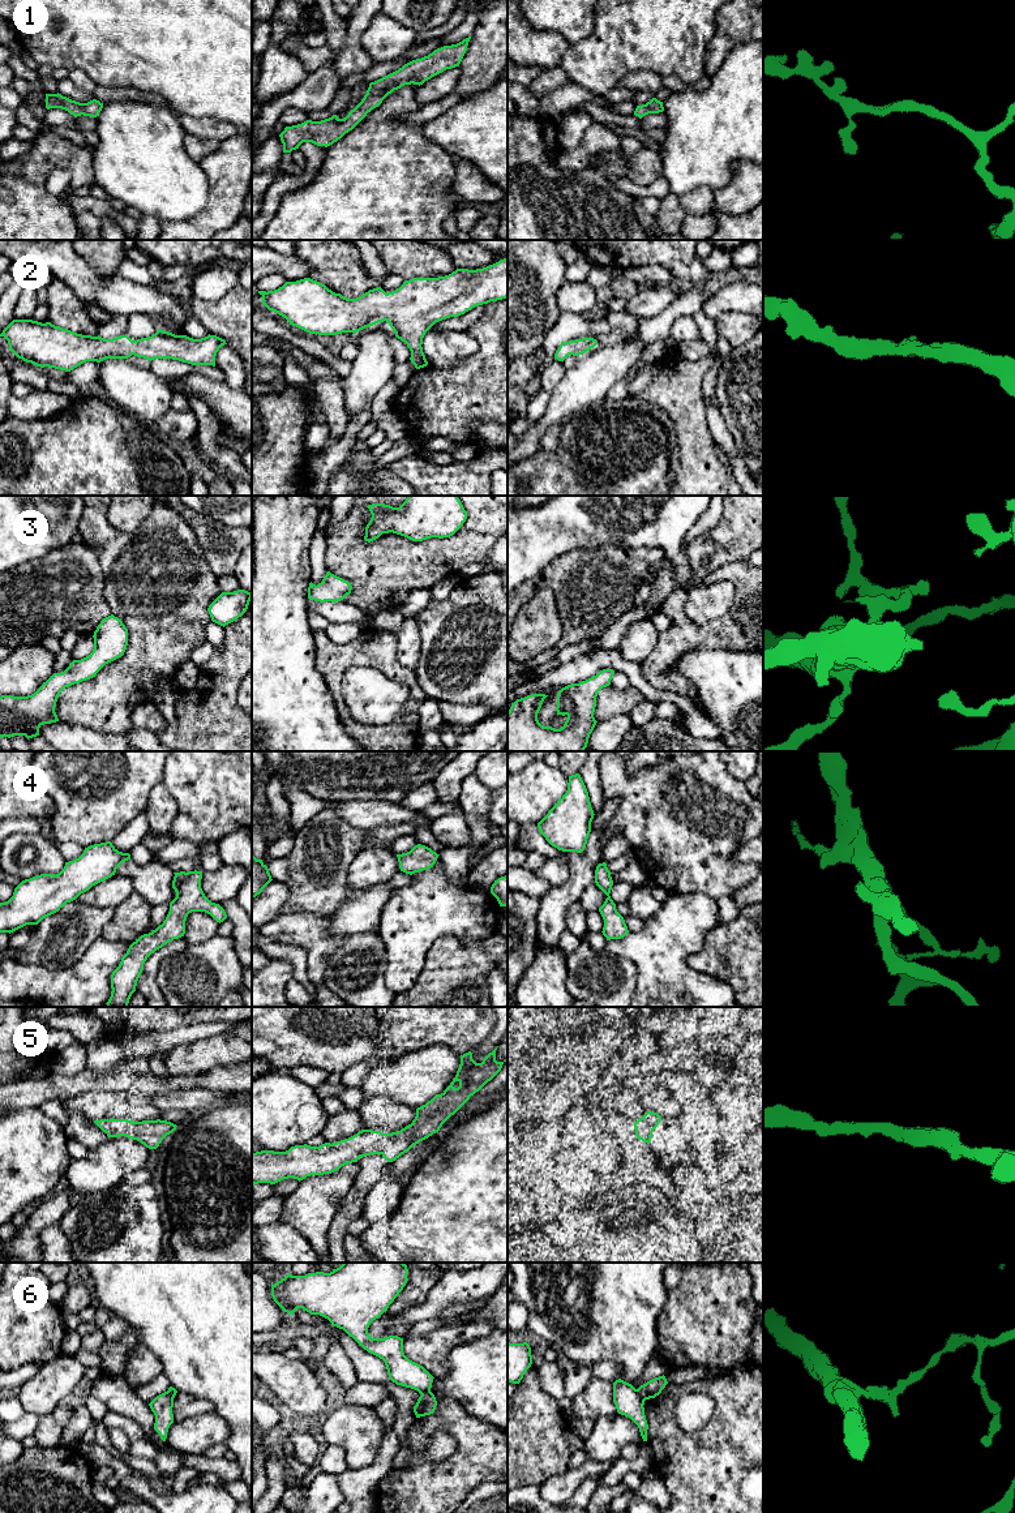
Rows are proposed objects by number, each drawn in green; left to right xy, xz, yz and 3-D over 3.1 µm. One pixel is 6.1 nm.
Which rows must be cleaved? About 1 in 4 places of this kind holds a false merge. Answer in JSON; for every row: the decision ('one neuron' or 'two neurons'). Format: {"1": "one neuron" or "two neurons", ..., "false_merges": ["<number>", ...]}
{"1": "one neuron", "2": "one neuron", "3": "one neuron", "4": "one neuron", "5": "one neuron", "6": "two neurons", "false_merges": ["6"]}

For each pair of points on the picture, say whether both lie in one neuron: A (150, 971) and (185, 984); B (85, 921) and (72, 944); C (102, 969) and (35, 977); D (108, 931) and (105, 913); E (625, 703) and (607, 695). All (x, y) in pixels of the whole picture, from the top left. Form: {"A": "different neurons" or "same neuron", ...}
{"A": "different neurons", "B": "same neuron", "C": "same neuron", "D": "different neurons", "E": "same neuron"}

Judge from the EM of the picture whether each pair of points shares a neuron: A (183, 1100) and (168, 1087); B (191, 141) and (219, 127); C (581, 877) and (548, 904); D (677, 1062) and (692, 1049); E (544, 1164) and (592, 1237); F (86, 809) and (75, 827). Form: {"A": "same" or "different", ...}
{"A": "different", "B": "different", "C": "same", "D": "same", "E": "same", "F": "same"}

